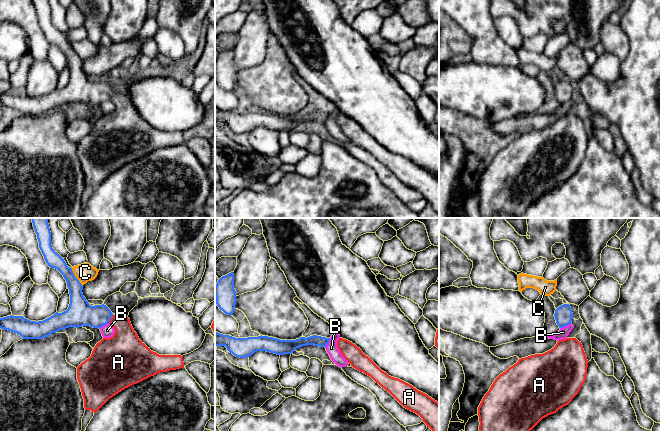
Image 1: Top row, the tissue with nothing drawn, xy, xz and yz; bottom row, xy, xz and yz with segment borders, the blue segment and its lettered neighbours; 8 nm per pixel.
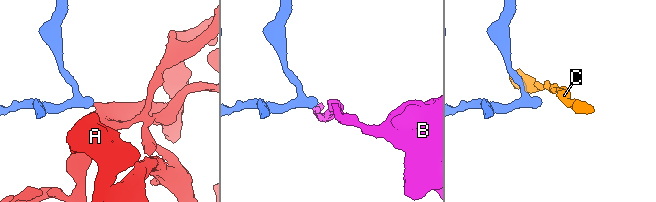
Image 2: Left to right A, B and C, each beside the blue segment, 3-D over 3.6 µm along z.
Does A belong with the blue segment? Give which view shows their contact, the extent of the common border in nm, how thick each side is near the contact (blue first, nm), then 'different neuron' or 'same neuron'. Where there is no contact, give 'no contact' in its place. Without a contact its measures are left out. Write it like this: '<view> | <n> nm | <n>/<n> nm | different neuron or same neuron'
xy | 80 nm | 220/260 nm | same neuron

